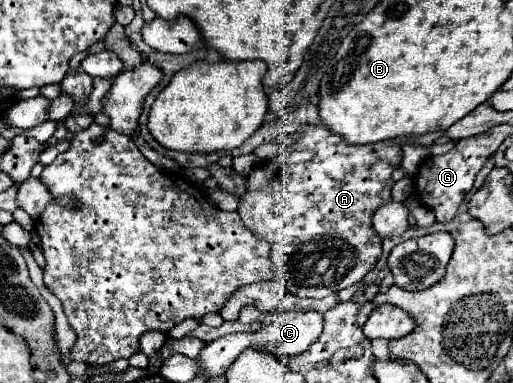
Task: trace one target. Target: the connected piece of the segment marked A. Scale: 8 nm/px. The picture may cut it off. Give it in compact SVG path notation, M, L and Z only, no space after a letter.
M318 124L318 126L302 126L302 130L298 130L294 136L294 144L292 146L286 146L286 150L282 150L282 154L278 154L278 158L274 160L268 160L268 162L262 162L250 176L248 176L248 192L242 196L240 200L240 206L238 206L238 214L242 216L246 228L254 230L260 238L264 238L272 250L270 250L270 260L274 262L276 270L280 272L280 276L284 278L284 284L286 288L300 296L300 298L324 298L328 294L334 294L334 292L340 292L342 288L348 288L356 282L360 282L378 262L380 254L382 254L382 238L374 232L372 228L372 214L386 202L390 202L390 190L394 186L394 180L392 180L392 172L400 166L402 162L402 148L396 140L384 140L382 144L358 144L358 146L352 146L352 144L346 144L346 140L334 132L330 132L324 124Z

